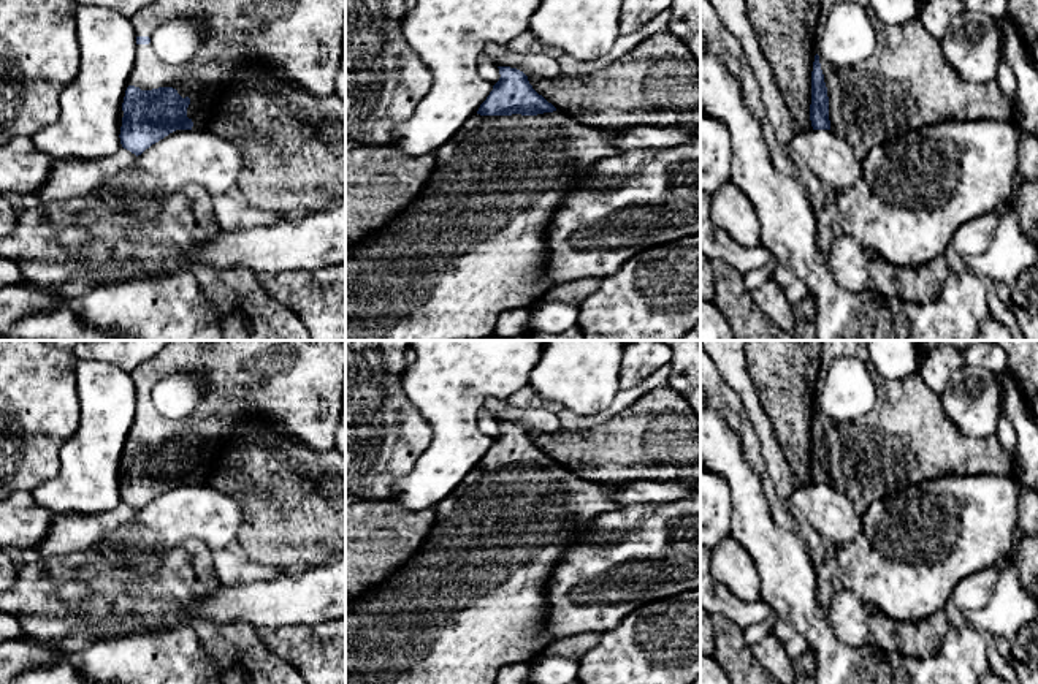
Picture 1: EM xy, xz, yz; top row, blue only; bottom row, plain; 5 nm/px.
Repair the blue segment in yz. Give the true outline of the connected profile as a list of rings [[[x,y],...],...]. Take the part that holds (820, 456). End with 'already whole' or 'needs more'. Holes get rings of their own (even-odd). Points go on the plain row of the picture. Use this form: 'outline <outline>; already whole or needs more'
outline [[[919,374],[900,380],[883,378],[876,385],[876,401],[867,415],[834,423],[822,421],[816,408],[811,426],[813,484],[832,484],[853,502],[859,515],[864,515],[872,502],[932,478],[1016,473],[1014,459],[1003,450],[997,435],[962,434],[946,416],[940,394],[932,391]]]; needs more

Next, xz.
outline [[[498,421],[499,435],[479,466],[461,484],[434,507],[434,524],[418,551],[387,580],[345,602],[345,684],[494,684],[498,671],[509,663],[532,662],[550,641],[545,625],[545,587],[563,553],[577,542],[580,532],[596,516],[620,507],[615,500],[616,483],[582,480],[574,470],[558,466],[528,435],[510,421]]]; needs more

